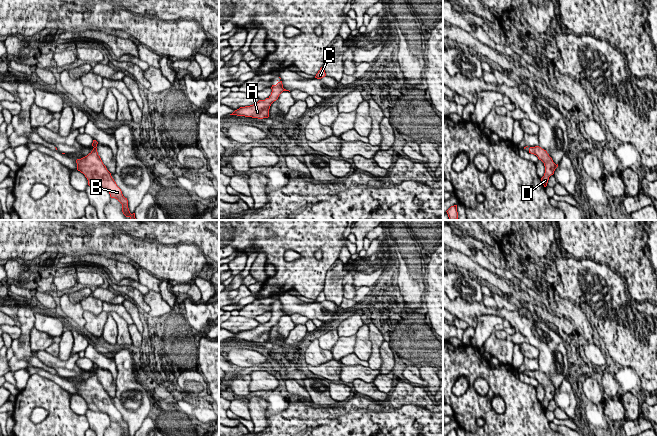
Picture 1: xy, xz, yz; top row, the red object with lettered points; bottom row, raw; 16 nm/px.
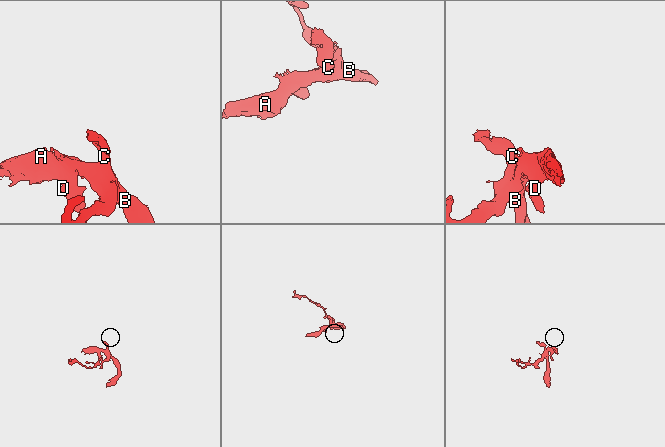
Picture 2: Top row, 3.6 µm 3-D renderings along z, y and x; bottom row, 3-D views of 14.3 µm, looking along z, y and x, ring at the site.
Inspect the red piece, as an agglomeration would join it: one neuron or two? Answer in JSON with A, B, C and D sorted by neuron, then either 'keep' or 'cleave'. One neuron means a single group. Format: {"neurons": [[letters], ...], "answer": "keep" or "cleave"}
{"neurons": [["A", "B", "C", "D"]], "answer": "keep"}

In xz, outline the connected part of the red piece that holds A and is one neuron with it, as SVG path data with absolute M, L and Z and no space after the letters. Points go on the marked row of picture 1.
M278 81L276 85L272 85L271 89L271 95L265 100L259 100L256 104L250 106L240 107L230 115L245 116L258 119L268 118L271 104L278 99L279 95L283 91L289 91L283 88L282 81Z

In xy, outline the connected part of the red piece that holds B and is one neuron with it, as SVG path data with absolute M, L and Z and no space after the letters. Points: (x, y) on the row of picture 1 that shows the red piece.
M93 140L93 150L85 157L77 159L77 170L85 175L88 180L88 185L94 188L106 189L111 198L117 199L122 204L122 212L130 220L136 220L135 213L131 214L128 208L128 200L122 194L121 189L103 164L97 152L96 140Z

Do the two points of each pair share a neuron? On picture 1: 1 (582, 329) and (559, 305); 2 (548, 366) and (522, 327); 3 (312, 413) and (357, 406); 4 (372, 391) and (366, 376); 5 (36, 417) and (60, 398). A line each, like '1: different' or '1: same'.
1: same
2: same
3: same
4: different
5: different

